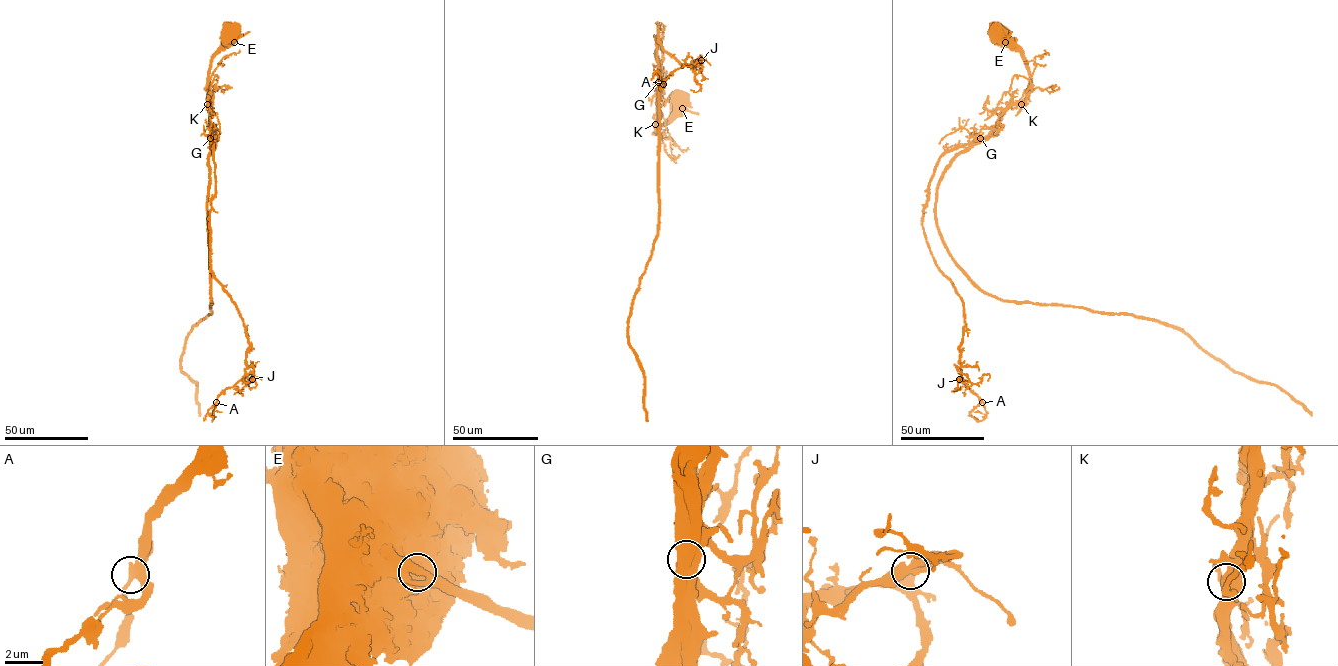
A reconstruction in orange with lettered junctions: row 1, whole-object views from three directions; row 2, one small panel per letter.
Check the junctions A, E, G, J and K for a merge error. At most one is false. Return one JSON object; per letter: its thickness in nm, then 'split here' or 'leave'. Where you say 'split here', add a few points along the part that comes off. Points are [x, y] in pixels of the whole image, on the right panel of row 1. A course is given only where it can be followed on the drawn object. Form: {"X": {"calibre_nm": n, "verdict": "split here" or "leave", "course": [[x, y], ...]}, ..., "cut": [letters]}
{"A": {"calibre_nm": 420, "verdict": "leave"}, "E": {"calibre_nm": 380, "verdict": "split here"}, "G": {"calibre_nm": 420, "verdict": "leave"}, "J": {"calibre_nm": 400, "verdict": "leave"}, "K": {"calibre_nm": 400, "verdict": "leave"}, "cut": ["E"]}

